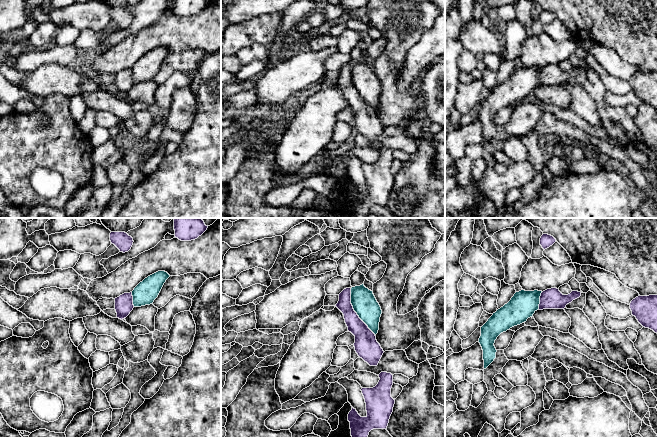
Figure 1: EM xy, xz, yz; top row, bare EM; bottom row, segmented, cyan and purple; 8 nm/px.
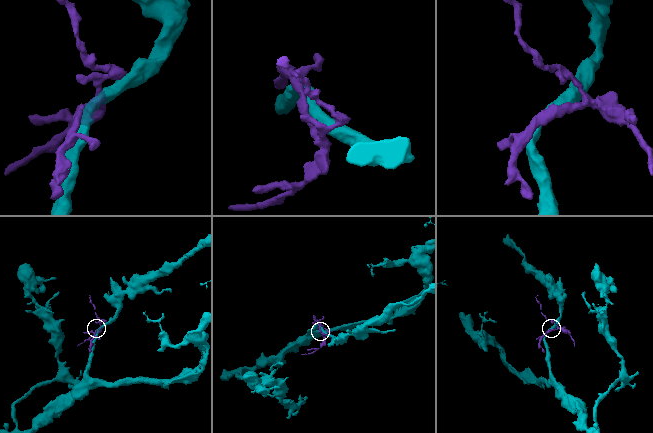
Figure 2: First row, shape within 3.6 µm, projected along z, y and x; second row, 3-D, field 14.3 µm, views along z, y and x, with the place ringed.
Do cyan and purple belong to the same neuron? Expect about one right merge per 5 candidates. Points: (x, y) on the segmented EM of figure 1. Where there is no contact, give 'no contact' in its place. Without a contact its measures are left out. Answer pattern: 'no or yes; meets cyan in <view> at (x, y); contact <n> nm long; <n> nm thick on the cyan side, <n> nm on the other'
no; meets cyan in xz at (354, 310); contact 420 nm long; 200 nm thick on the cyan side, 170 nm on the other

